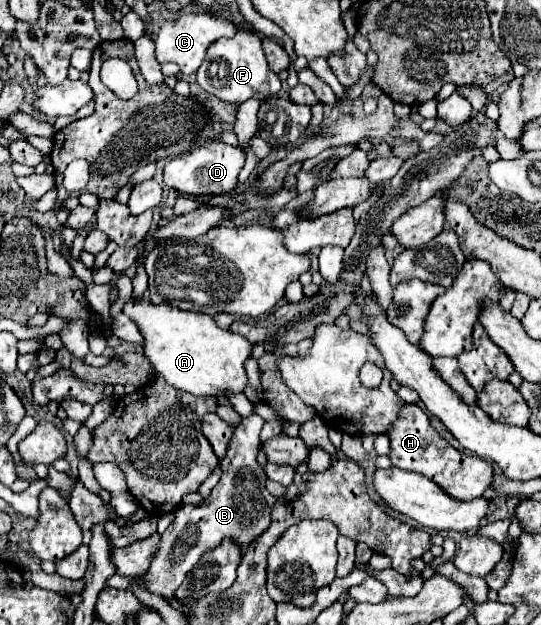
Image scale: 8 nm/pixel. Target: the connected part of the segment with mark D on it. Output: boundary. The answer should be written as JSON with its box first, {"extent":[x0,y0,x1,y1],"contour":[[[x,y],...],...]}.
{"extent":[164,141,246,195],"contour":[[[208,141],[190,151],[170,159],[164,165],[164,183],[182,195],[228,195],[238,189],[238,173],[244,167],[246,155],[240,147],[226,145],[222,141]]]}

